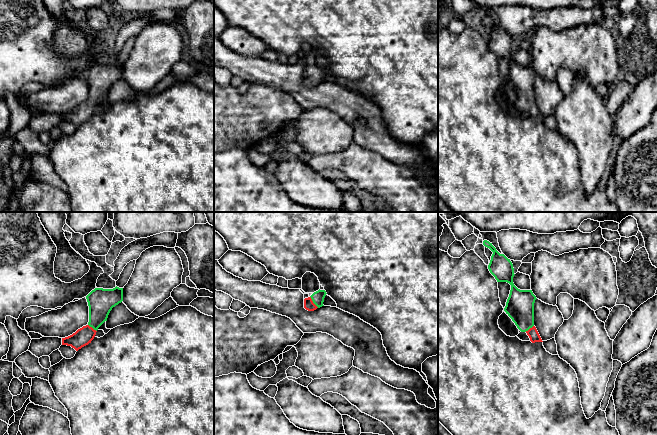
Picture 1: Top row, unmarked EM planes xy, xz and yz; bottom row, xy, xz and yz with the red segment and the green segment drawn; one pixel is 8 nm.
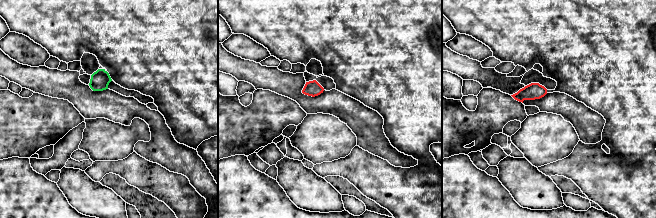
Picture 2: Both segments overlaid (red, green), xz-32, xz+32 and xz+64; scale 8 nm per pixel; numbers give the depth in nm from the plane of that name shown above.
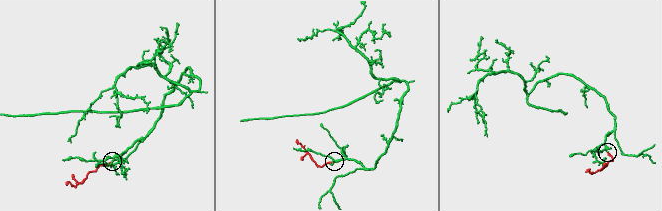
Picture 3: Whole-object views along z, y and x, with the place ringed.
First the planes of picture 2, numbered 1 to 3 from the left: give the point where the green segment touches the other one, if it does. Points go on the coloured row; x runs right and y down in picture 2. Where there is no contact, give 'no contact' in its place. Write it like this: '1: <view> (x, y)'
1: no contact
2: no contact
3: no contact

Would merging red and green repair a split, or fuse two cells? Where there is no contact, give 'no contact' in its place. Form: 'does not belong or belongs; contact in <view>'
belongs; contact in xz

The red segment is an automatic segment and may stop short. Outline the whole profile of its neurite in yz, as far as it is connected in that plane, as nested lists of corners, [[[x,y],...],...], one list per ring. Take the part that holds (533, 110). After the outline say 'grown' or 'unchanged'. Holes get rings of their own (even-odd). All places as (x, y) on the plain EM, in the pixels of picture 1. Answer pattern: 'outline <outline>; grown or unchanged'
outline [[[484,16],[483,21],[493,28],[488,41],[490,49],[495,53],[497,58],[507,58],[511,61],[510,70],[504,87],[512,95],[521,108],[527,109],[532,119],[543,118],[536,103],[534,102],[534,79],[537,75],[536,72],[533,70],[532,66],[520,66],[514,61],[513,53],[515,50],[513,40],[510,35],[508,35],[504,30],[500,30],[489,17]]]; grown

